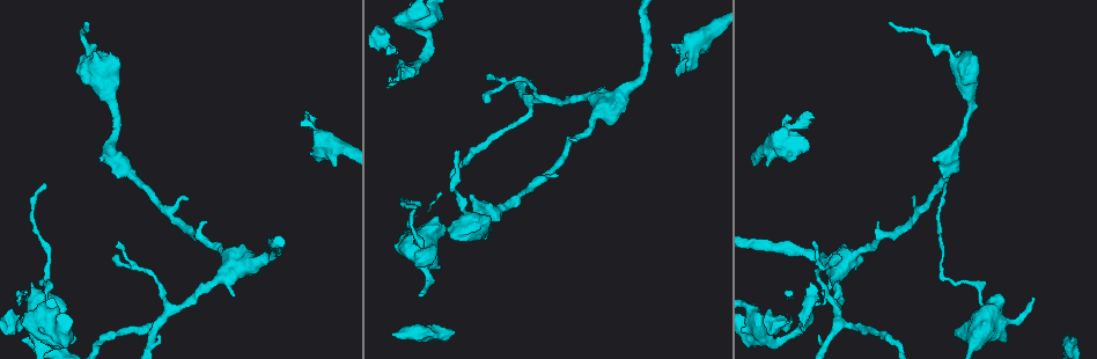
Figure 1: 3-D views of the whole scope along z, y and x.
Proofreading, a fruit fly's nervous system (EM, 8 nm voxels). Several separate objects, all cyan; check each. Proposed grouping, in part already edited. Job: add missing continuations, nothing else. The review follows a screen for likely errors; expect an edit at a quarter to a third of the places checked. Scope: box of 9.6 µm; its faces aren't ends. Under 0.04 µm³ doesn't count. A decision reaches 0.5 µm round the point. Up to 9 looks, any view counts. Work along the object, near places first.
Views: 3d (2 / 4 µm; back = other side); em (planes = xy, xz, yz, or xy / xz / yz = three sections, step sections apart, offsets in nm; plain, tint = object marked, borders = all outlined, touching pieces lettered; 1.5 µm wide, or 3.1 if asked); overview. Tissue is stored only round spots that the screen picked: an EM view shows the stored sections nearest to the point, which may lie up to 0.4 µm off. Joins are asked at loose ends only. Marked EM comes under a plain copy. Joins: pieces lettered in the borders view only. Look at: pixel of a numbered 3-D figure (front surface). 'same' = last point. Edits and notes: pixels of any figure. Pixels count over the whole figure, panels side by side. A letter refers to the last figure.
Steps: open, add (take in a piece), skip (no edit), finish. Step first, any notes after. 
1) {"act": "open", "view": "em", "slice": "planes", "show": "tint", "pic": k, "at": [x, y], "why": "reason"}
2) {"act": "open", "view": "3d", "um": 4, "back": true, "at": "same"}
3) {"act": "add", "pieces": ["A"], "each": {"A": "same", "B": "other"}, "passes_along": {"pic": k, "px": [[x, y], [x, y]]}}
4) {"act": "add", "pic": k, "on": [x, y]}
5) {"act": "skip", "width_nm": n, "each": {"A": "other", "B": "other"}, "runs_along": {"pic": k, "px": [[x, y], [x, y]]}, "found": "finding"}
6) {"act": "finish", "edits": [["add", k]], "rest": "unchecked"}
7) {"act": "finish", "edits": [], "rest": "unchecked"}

{"act": "open", "view": "em", "slice": "xz", "step": 8, "show": "borders", "pic": 1, "at": [446, 227], "why": "thick end"}

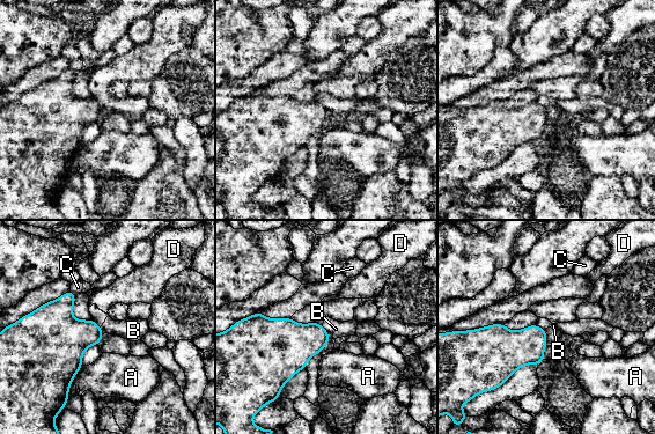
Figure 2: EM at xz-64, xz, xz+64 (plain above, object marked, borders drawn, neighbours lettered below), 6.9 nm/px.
{"act": "skip", "longest_contact_nm": ["A", 130], "each": {"A": "other", "B": "other", "C": "other", "D": "other"}, "border": {"pic": 2, "px": [[321, 325], [331, 338]]}, "found": "no lettered piece goes on from it"}

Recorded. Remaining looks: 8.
{"act": "open", "view": "3d", "um": 2, "back": true, "pic": 1, "at": [25, 340], "why": "an open end"}

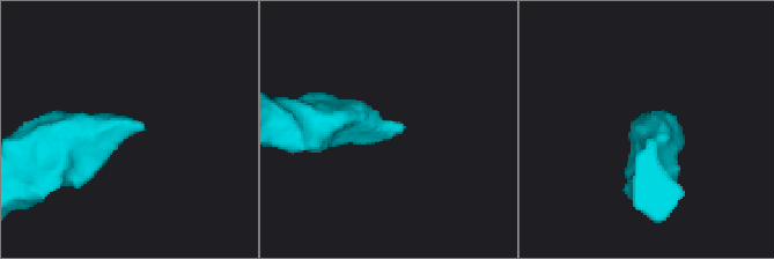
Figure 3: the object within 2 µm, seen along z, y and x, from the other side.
{"act": "open", "view": "em", "slice": "yz", "step": 8, "show": "borders", "pic": 3, "at": [136, 129]}

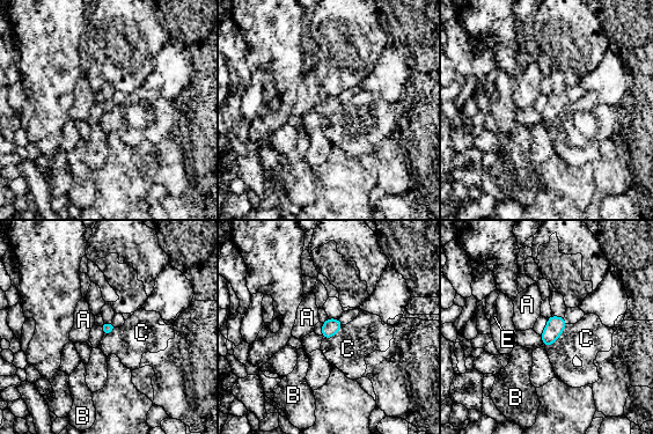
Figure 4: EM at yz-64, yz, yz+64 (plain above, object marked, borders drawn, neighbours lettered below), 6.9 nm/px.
{"act": "skip", "each": {"A": "other", "B": "other", "C": "other", "E": "other"}, "border": {"pic": 4, "px": [[567, 324], [560, 336], [545, 347]]}, "found": "none of them fits"}

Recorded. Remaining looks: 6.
{"act": "open", "view": "em", "slice": "yz", "step": 8, "show": "tint", "pic": 1, "at": [934, 158], "why": "free end"}

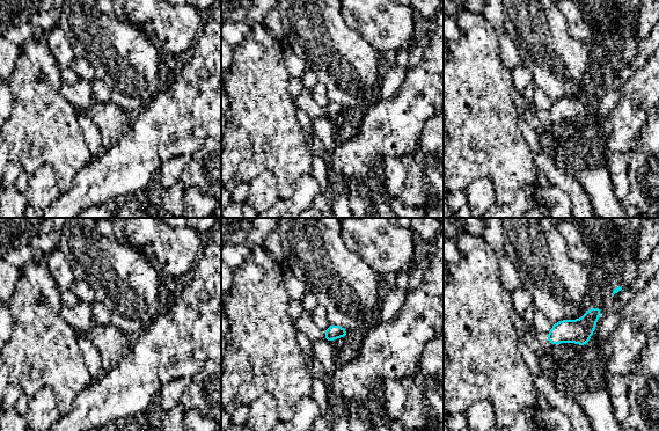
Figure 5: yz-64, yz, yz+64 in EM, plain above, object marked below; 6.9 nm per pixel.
{"act": "open", "view": "em", "slice": "xy", "step": 4, "show": "tint", "at": "same", "why": "cut it another way"}

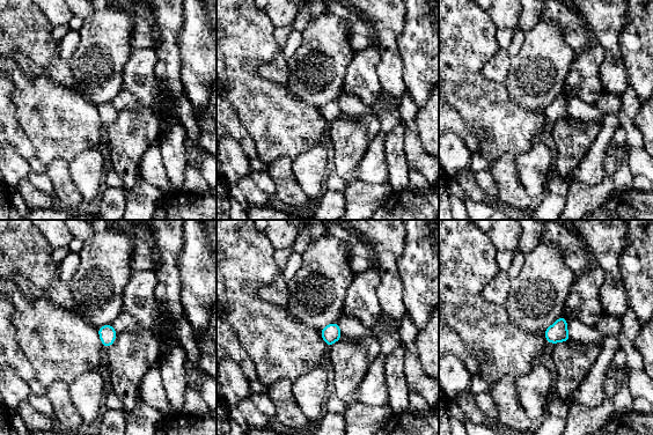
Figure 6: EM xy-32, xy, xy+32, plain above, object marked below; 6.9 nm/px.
{"act": "open", "view": "em", "slice": "xy", "step": 4, "show": "borders", "at": "same", "why": "what lies round it"}

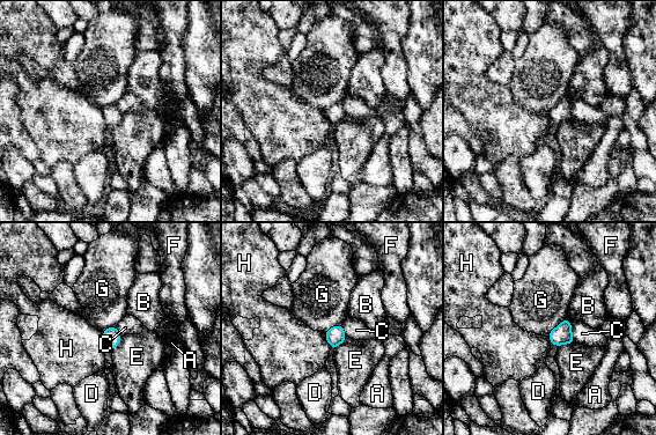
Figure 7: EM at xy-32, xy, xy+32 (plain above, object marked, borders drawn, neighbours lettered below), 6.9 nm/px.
{"act": "skip", "each": {"A": "other", "B": "other", "C": "other", "D": "other", "E": "other", "F": "other", "G": "other", "H": "other"}, "border": {"pic": 7, "px": [[569, 319], [572, 337], [576, 343]]}, "found": "no lettered piece goes on from it"}

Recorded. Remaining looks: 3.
{"act": "open", "view": "em", "slice": "planes", "show": "borders", "pic": 1, "at": [305, 117], "why": "tapers out"}

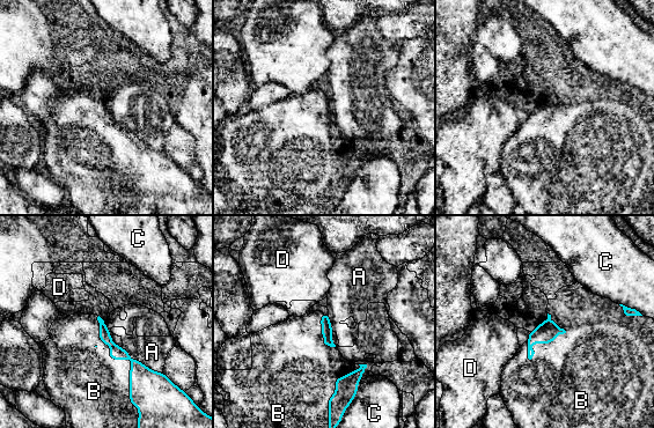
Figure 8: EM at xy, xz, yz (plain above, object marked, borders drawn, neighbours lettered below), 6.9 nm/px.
{"act": "add", "pieces": ["B"], "each": {"A": "other", "B": "same", "C": "other", "D": "other"}, "found": "the cell continues"}

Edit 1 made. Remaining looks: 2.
{"act": "finish", "edits": [["add", 8]], "rest": "unchecked"}

